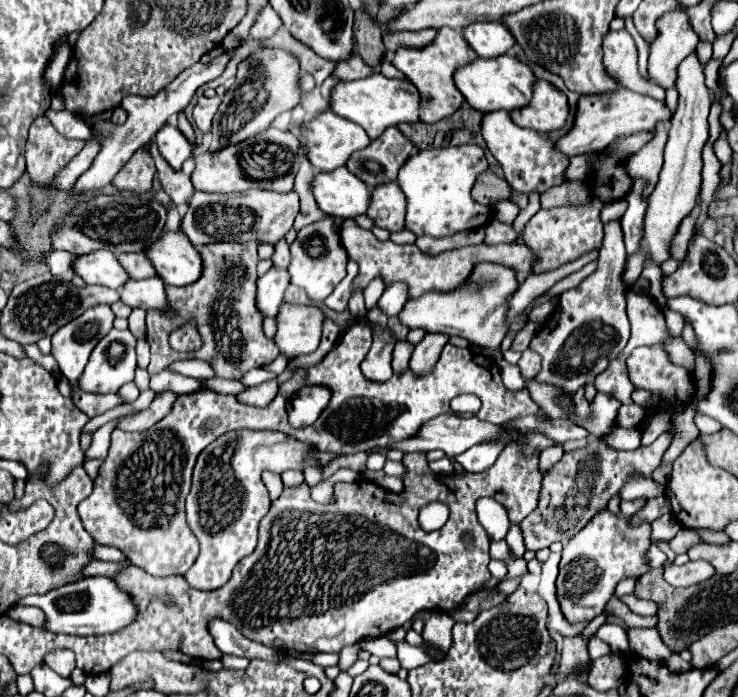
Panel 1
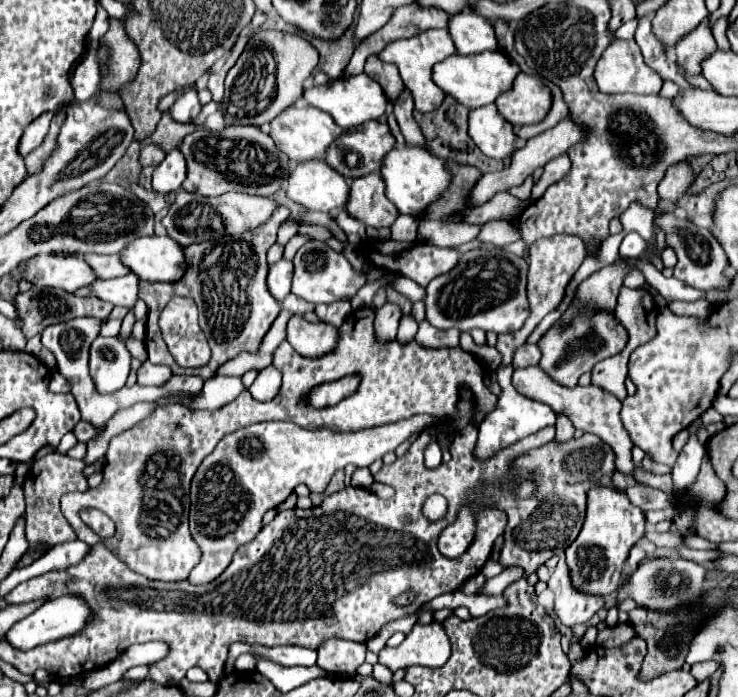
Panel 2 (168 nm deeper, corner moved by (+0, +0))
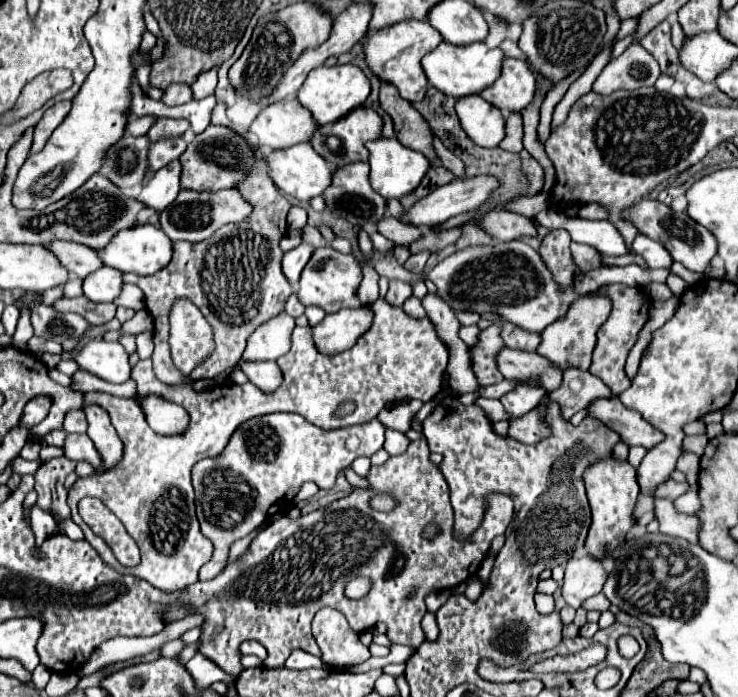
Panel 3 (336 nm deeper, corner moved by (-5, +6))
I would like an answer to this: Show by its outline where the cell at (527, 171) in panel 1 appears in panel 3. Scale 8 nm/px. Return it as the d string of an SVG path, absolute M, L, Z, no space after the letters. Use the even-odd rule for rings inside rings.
M466 96L456 102L456 112L464 132L484 148L496 148L506 136L502 112L482 96Z

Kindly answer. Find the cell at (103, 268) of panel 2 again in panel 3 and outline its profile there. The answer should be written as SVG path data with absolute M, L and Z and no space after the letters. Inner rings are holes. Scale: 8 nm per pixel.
M52 242L46 248L50 248L60 258L60 262L70 270L72 276L86 278L94 270L100 270L100 268L106 266L94 248L88 248L88 246L82 246L82 244Z

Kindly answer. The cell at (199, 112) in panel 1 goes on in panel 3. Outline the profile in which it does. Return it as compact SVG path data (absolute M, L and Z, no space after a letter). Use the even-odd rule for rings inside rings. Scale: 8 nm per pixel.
M170 84L162 96L162 102L166 106L180 106L190 100L194 100L194 94L188 84Z

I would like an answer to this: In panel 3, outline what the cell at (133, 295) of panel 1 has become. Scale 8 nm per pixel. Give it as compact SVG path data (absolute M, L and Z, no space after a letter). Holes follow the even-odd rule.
M104 266L102 270L88 274L84 278L82 288L84 288L84 296L88 296L92 302L114 302L122 292L122 286L124 286L122 272Z

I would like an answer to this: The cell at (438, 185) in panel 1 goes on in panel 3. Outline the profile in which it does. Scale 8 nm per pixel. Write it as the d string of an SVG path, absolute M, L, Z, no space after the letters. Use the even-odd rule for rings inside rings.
M380 138L374 142L368 142L368 150L370 150L370 160L368 160L370 162L370 184L386 200L390 198L400 200L402 196L414 192L420 186L426 172L430 170L430 160L422 152L406 148L396 138Z

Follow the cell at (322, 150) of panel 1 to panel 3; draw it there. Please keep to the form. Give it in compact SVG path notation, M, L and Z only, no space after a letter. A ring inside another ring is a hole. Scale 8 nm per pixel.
M298 100L276 102L260 110L250 126L258 146L270 150L284 150L298 142L310 142L318 122Z

